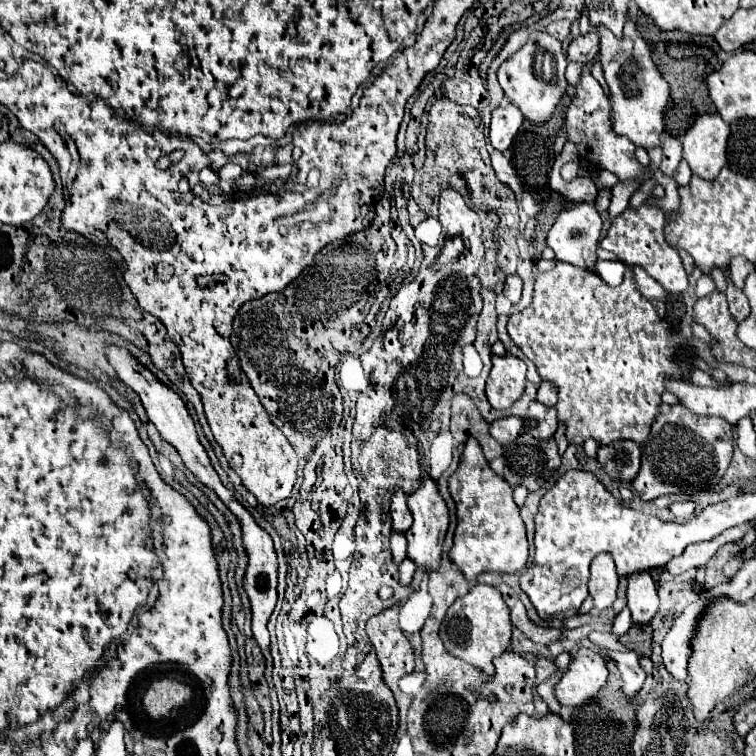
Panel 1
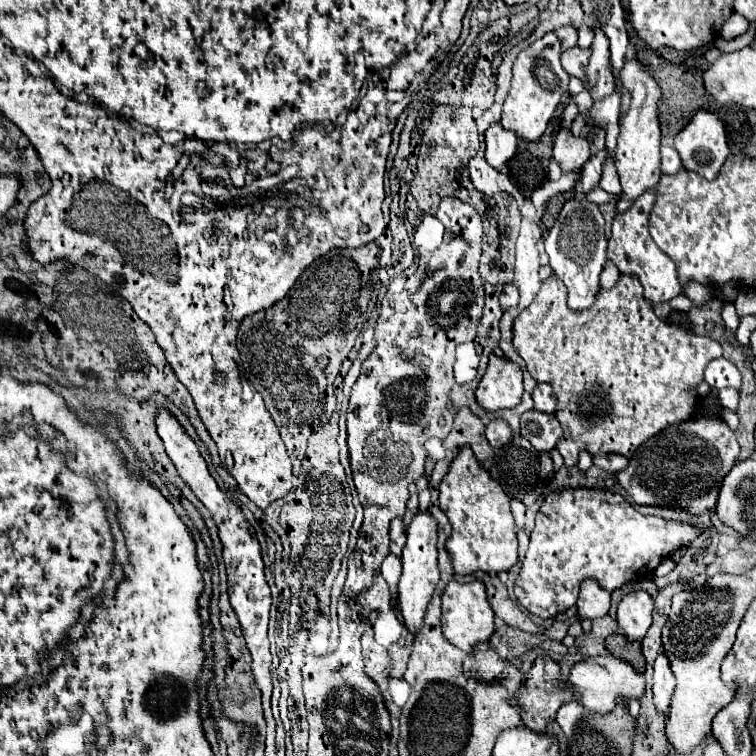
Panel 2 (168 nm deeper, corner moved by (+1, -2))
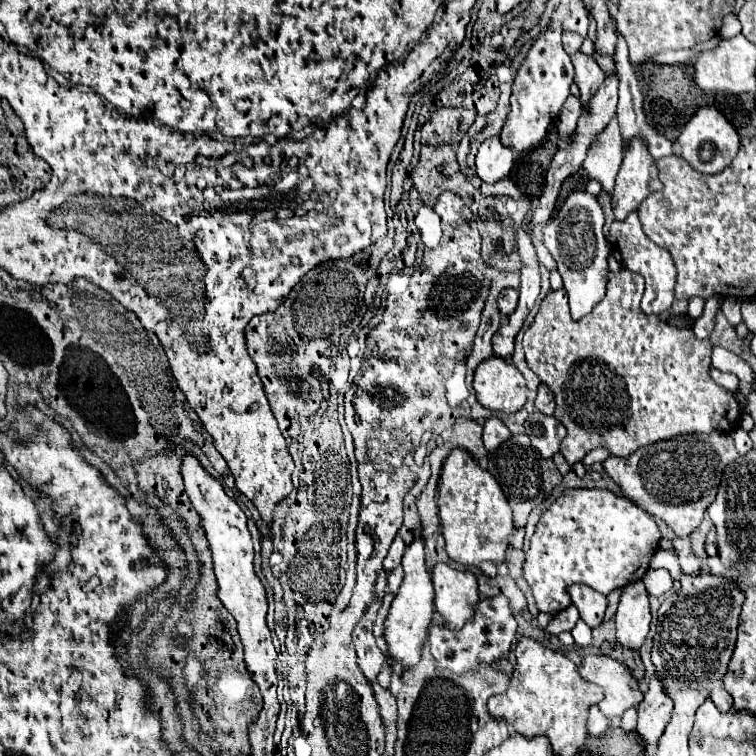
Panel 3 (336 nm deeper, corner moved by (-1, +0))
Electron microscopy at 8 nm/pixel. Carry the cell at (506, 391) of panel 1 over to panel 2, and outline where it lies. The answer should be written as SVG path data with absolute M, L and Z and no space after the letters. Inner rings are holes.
M492 353L486 373L476 387L476 401L486 411L498 411L520 405L522 393L522 369L516 363Z

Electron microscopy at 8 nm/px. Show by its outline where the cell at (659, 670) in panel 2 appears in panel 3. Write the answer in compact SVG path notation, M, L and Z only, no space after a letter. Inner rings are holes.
M658 675L650 679L650 689L644 695L642 703L638 705L638 733L644 739L646 745L656 745L666 721L670 719L672 713L672 699L668 697L666 689L662 687L662 681Z

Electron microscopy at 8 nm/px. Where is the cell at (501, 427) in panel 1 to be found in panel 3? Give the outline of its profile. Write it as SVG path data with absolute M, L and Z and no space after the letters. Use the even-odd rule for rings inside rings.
M490 417L484 423L484 445L488 451L494 451L508 437L510 437L510 431L498 417Z

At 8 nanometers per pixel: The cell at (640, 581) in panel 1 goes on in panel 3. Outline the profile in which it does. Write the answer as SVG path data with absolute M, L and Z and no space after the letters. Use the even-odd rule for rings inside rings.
M642 581L622 587L620 605L616 611L616 637L628 649L640 649L650 631L650 603Z

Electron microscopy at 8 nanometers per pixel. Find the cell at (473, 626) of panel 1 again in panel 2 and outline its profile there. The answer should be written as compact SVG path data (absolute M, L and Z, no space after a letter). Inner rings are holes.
M474 579L470 583L450 581L442 595L442 633L462 651L474 651L478 641L488 641L494 635L494 611L486 599L484 583Z

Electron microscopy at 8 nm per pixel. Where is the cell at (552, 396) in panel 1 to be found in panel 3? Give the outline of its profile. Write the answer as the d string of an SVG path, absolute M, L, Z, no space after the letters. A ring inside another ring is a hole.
M540 385L538 387L538 395L536 395L536 409L542 411L544 415L552 415L556 409L556 401L554 401L554 393L548 385Z

